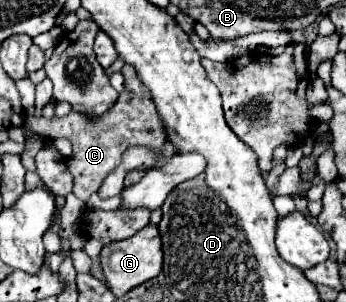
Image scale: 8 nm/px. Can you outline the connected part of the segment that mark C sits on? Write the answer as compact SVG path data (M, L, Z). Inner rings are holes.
M125 64L121 72L125 76L125 90L119 94L113 108L109 108L101 116L87 116L79 112L71 112L65 118L27 116L27 126L39 136L41 132L45 132L49 136L67 138L73 144L73 154L69 156L69 166L73 166L73 174L77 174L77 186L73 188L73 194L83 202L87 202L89 194L99 190L105 176L121 164L121 156L125 150L133 146L161 150L165 144L161 122L157 122L157 112L153 110L153 102L149 102L149 94L145 94L145 86L141 86L135 70L129 64Z

